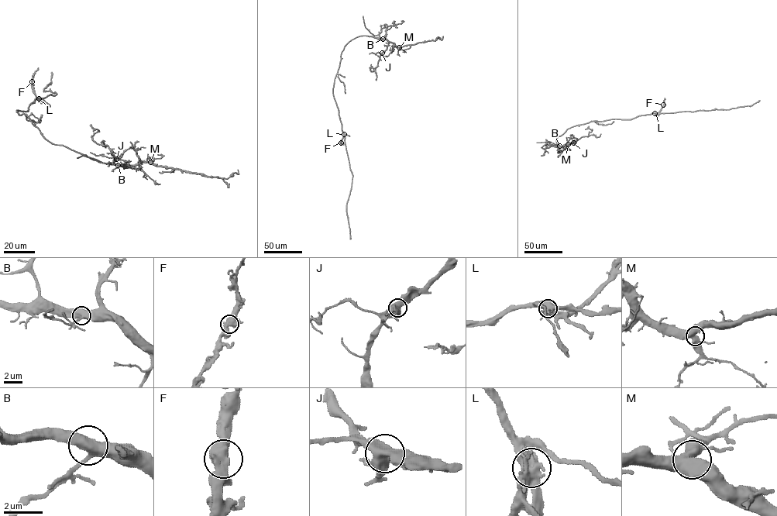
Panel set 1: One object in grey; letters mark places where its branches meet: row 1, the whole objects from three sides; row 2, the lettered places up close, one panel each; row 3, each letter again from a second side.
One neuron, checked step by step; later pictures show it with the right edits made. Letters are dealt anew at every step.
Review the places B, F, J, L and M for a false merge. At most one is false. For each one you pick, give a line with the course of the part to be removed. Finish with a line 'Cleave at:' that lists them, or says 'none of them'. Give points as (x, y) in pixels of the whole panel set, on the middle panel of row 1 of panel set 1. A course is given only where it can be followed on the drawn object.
Cleave at: L

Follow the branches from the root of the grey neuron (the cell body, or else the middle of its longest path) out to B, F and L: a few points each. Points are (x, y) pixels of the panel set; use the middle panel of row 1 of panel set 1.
B: (333, 85), (341, 53), (349, 41), (361, 36), (383, 39)
F: (333, 85), (333, 98), (344, 135), (341, 142)
L: (333, 85), (333, 98), (344, 135)

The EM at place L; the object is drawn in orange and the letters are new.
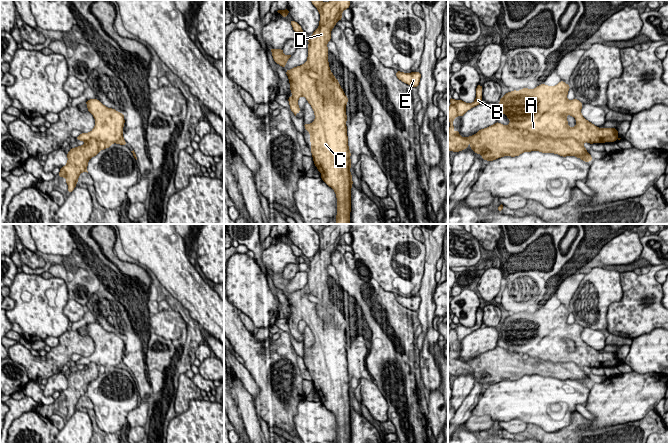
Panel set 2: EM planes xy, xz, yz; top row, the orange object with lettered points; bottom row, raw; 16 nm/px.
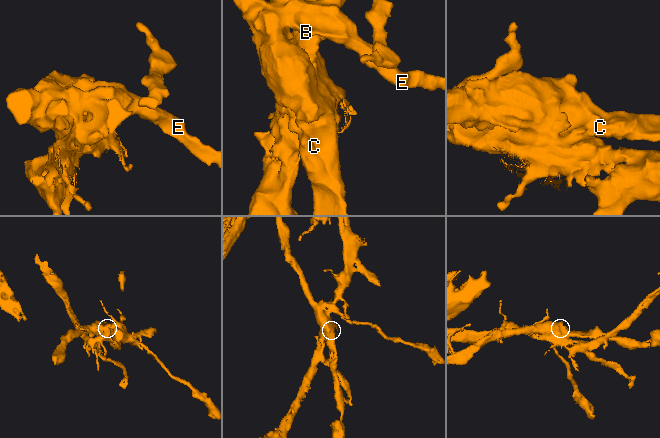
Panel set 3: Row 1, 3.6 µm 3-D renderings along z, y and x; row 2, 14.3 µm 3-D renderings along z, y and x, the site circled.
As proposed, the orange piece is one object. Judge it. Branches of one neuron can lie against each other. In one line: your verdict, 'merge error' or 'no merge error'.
merge error

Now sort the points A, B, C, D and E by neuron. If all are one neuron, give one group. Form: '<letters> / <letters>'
A B C E / D

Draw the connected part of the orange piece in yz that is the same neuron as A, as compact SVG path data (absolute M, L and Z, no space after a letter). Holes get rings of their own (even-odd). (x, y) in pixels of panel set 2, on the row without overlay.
M560 305L553 311L541 308L535 313L524 311L520 315L513 314L501 321L499 326L500 338L506 338L507 343L518 352L527 353L531 357L553 363L565 363L576 359L578 366L581 368L584 366L604 368L605 366L615 366L617 363L621 363L618 361L619 358L616 352L600 353L586 344L581 338L583 327L577 323L570 325L567 323L569 313L570 310L568 308ZM566 339L571 339L576 343L575 351L568 350Z

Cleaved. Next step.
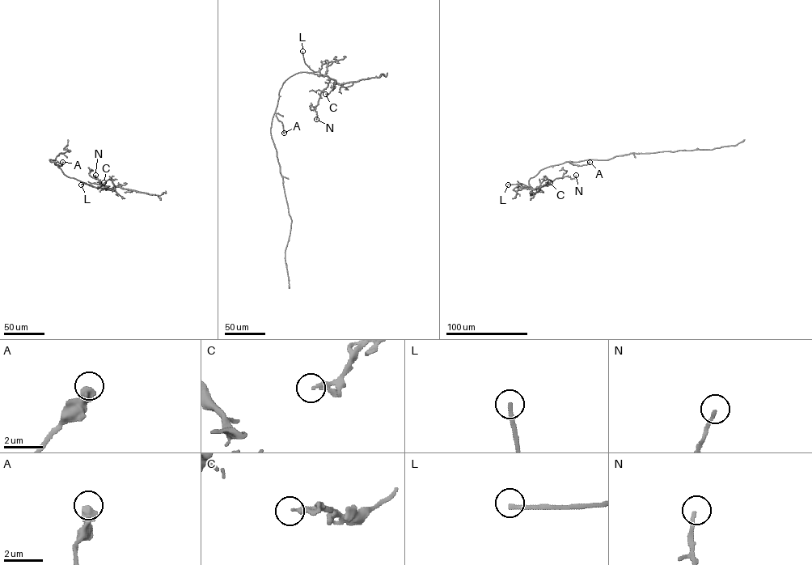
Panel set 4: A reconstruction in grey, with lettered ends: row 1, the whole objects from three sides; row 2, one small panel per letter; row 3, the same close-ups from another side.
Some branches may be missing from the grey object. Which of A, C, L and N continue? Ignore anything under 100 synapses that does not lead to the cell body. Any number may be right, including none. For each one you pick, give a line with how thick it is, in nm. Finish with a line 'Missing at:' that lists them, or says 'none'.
L: Thickness 200 nm
Missing at: L

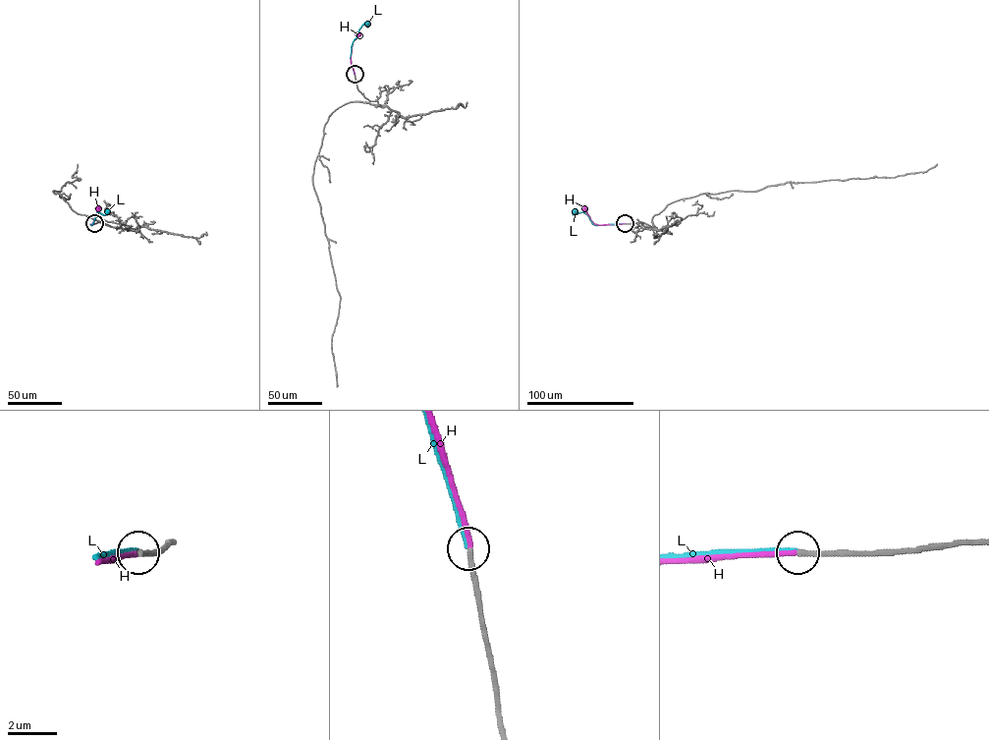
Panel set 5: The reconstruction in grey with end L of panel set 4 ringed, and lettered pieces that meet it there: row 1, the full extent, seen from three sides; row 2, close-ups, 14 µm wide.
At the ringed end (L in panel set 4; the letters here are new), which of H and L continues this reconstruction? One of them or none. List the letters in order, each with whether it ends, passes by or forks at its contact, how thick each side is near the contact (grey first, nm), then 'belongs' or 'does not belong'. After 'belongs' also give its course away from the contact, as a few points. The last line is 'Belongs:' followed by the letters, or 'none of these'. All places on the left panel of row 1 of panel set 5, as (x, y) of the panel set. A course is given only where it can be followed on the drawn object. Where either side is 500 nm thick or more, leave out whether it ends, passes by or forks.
H: it ends there; 220 nm thick on the grey side, 200 nm on the other; belongs; it runs (94, 223), (90, 224), (99, 208)
L: it ends there; 220 nm thick on the grey side, 200 nm on the other; does not belong
Belongs: H

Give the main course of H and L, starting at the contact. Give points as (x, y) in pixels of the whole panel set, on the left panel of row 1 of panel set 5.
H: (94, 223), (90, 224), (99, 208)
L: (94, 223), (90, 224), (97, 212), (108, 212)

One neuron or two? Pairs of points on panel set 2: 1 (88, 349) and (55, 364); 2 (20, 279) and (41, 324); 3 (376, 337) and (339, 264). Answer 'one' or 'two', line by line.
1: one
2: one
3: one

